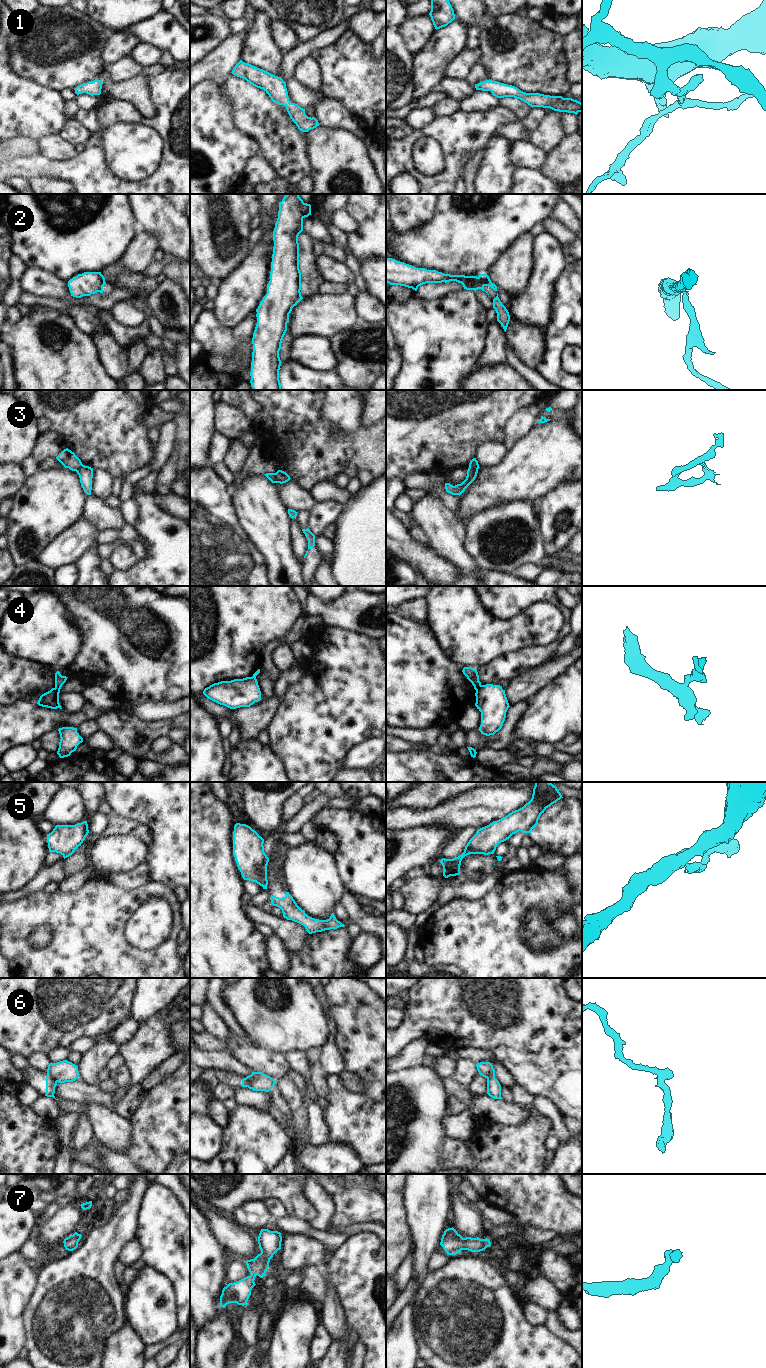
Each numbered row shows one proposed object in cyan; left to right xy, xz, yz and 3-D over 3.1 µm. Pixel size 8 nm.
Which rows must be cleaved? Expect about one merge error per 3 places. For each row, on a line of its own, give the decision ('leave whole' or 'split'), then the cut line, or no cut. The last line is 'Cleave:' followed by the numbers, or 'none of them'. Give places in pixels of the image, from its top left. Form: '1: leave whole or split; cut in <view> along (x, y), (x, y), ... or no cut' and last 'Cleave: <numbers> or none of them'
1: leave whole; no cut
2: split; cut in yz along (490, 281), (479, 288)
3: split; cut in xz along (274, 473), (275, 479), (278, 482)
4: split; cut in xy along (54, 688), (59, 690)
5: split; cut in xz along (267, 880), (266, 884)
6: split; cut in xy along (47, 1074), (56, 1082)
7: leave whole; no cut
Cleave: 2, 3, 4, 5, 6

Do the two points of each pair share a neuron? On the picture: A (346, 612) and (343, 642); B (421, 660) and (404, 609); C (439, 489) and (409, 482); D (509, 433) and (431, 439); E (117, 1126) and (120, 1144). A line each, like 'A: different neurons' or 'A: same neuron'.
A: different neurons
B: different neurons
C: same neuron
D: different neurons
E: same neuron

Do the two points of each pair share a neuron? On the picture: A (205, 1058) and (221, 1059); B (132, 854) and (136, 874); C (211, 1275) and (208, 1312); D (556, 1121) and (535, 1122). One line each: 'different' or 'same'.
A: same
B: different
C: same
D: different

